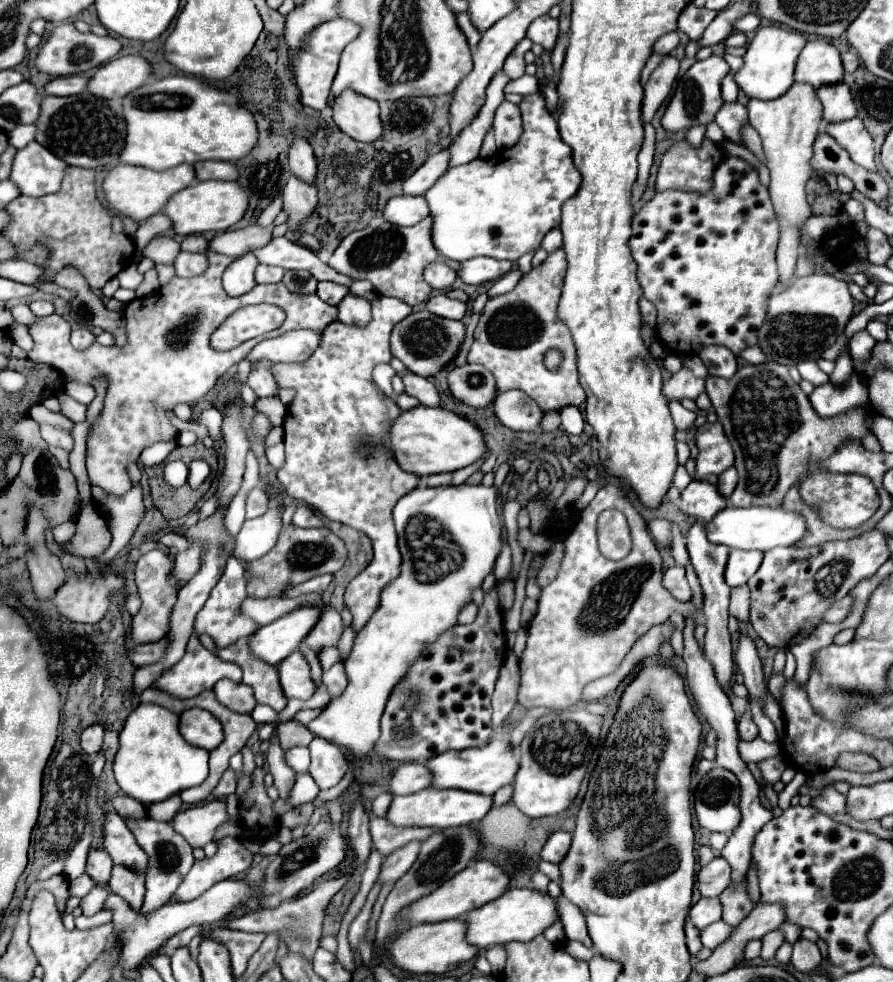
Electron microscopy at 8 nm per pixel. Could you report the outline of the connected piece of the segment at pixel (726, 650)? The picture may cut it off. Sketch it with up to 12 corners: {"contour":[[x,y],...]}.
{"contour":[[705,524],[687,534],[703,588],[705,658],[721,688],[733,676],[729,548],[707,540]]}

